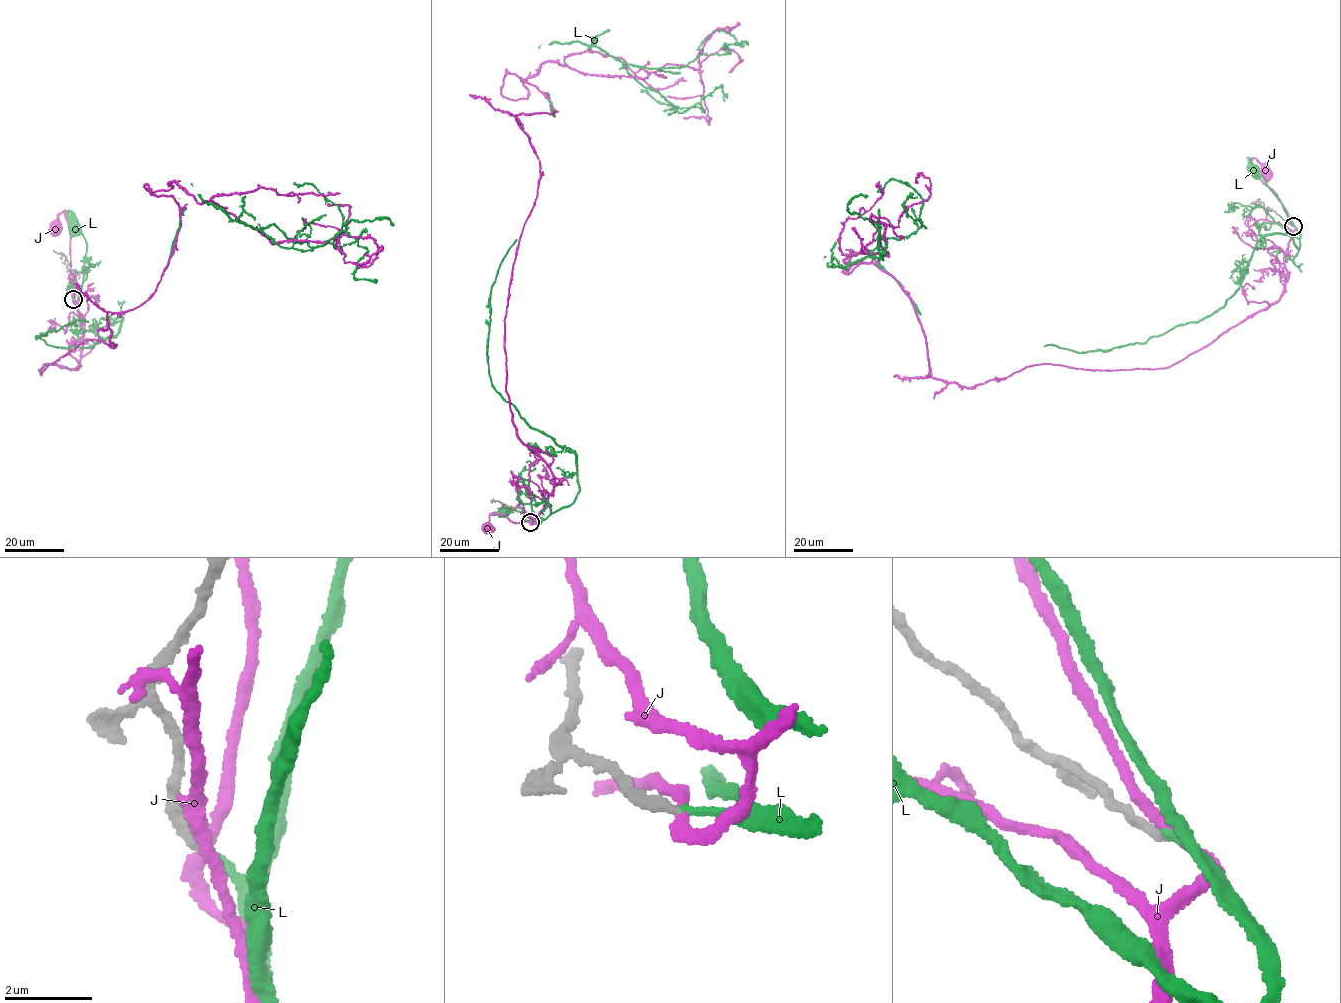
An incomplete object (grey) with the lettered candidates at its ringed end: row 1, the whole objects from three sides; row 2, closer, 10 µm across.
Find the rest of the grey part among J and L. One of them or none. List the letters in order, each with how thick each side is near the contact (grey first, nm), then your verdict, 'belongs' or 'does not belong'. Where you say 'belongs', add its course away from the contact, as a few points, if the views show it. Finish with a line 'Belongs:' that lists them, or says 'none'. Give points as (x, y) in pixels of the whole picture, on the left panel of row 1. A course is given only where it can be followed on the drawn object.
J: calibres 220 and 240 nm; does not belong
L: calibres 220 and 170 nm; belongs; course (74, 299), (77, 300), (82, 284), (87, 245), (83, 234), (75, 226)
Belongs: L

